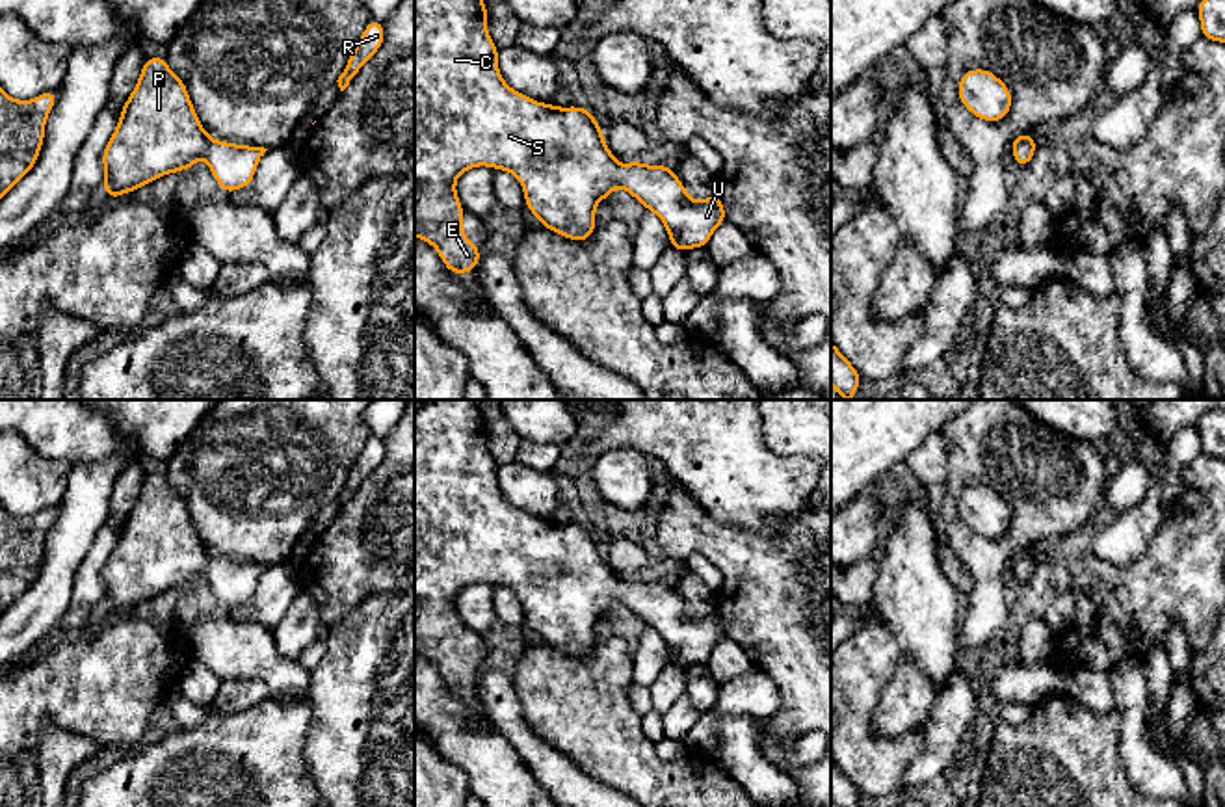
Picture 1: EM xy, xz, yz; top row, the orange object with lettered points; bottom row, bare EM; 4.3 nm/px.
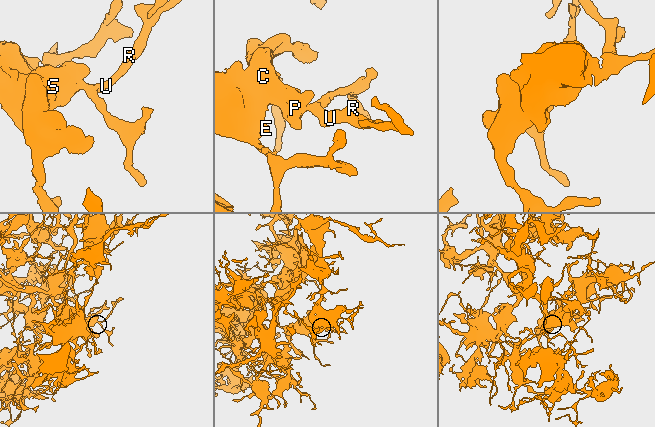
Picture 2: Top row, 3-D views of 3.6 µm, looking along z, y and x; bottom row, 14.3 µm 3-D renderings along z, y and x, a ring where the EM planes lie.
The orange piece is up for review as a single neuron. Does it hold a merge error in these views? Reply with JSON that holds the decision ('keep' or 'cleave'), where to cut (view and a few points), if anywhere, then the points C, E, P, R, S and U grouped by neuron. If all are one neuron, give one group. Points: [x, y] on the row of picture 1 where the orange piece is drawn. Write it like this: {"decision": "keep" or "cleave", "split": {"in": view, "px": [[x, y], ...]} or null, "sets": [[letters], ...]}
{"decision": "keep", "split": null, "sets": [["C", "E", "P", "R", "S", "U"]]}

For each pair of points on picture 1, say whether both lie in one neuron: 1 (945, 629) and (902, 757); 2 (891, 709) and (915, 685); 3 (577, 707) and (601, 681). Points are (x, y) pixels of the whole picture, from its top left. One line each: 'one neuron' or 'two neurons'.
1: one neuron
2: one neuron
3: one neuron

